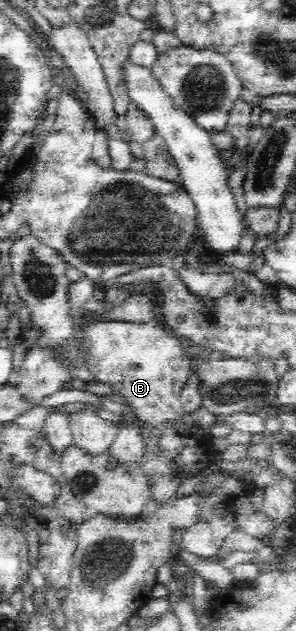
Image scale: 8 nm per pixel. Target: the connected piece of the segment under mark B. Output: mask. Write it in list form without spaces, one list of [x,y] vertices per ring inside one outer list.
[[[150,318],[148,321],[105,321],[90,324],[86,337],[82,337],[82,342],[90,345],[90,365],[91,371],[98,382],[110,385],[113,389],[113,398],[126,405],[130,418],[134,421],[140,440],[142,440],[142,454],[138,465],[149,480],[154,485],[158,479],[173,477],[175,479],[187,479],[201,471],[206,471],[212,461],[216,459],[214,449],[214,438],[210,430],[202,429],[184,421],[190,417],[193,411],[187,407],[183,400],[183,393],[186,391],[187,381],[194,375],[194,365],[190,361],[190,356],[186,355],[182,341],[178,335],[170,328],[170,325]]]

